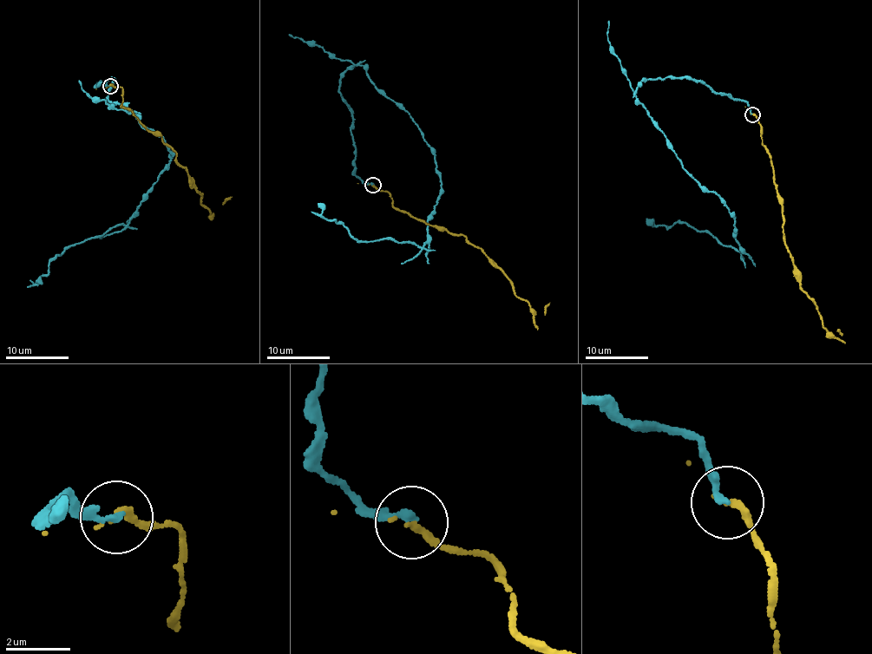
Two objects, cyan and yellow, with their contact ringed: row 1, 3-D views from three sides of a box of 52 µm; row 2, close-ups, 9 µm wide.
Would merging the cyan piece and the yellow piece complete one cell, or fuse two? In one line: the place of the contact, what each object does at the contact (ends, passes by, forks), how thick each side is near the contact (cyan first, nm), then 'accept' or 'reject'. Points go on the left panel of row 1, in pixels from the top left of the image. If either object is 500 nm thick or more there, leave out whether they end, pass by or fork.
place (110, 86); cyan ends; yellow ends; calibres 200 and 240 nm; reject

